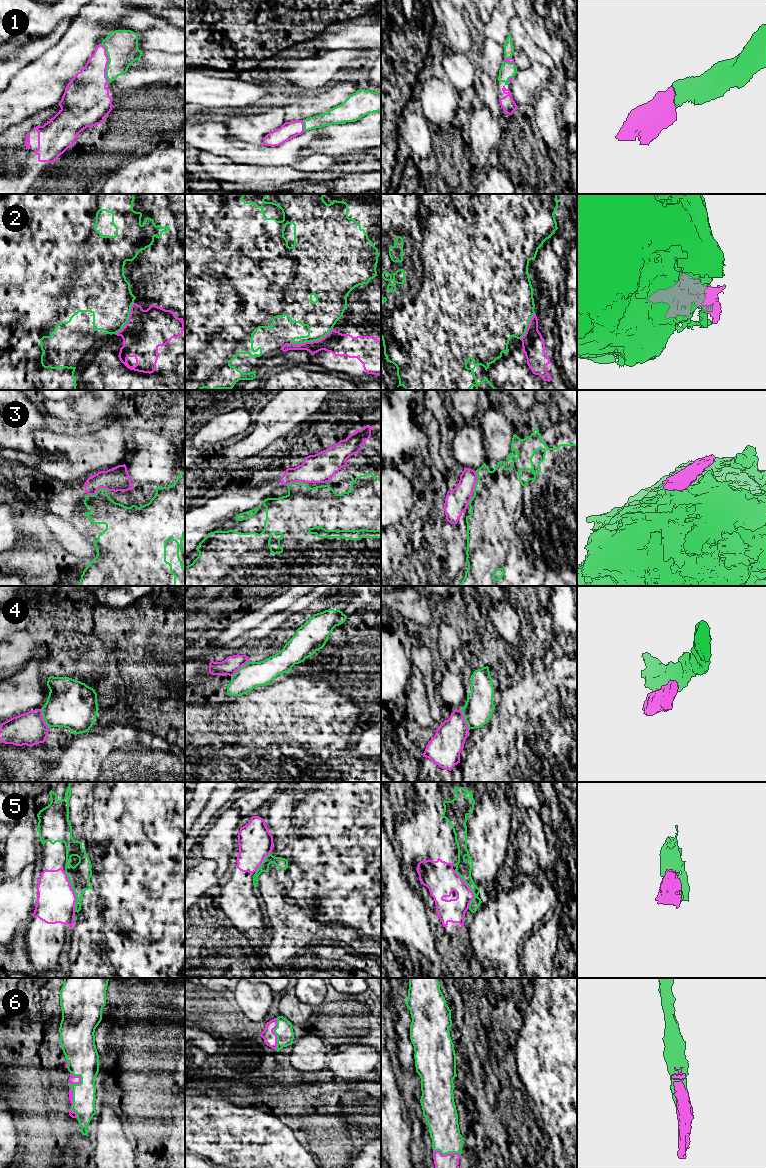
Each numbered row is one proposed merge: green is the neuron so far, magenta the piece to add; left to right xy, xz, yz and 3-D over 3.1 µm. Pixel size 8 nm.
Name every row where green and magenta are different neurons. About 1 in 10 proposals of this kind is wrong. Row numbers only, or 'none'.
3, 4

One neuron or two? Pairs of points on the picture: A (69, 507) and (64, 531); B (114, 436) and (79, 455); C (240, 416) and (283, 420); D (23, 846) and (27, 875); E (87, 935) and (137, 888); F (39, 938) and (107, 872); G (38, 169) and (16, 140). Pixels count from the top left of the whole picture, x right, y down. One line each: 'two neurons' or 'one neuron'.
A: two neurons
B: one neuron
C: two neurons
D: two neurons
E: one neuron
F: two neurons
G: two neurons

